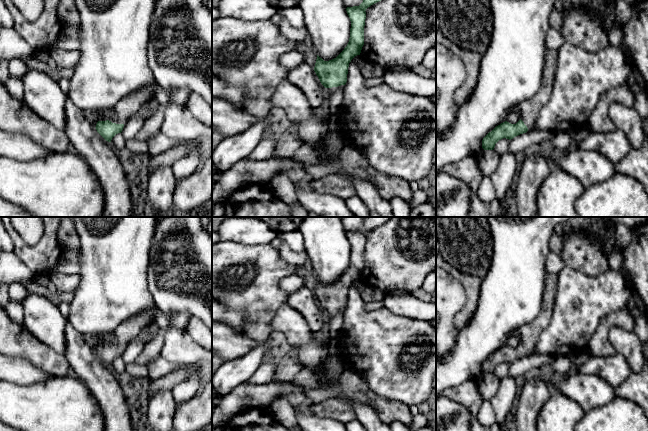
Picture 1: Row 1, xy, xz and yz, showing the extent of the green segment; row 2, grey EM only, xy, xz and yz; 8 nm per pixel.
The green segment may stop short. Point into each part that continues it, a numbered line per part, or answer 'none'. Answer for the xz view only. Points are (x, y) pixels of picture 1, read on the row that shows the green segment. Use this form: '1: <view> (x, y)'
1: xz (329, 91)

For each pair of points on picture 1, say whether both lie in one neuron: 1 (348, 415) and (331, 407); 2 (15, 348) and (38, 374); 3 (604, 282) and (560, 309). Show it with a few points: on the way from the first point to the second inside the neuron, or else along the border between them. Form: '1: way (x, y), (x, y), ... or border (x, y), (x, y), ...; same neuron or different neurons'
1: way (344, 413), (335, 408); same neuron
2: border (10, 355), (23, 357), (45, 372); different neurons
3: way (593, 293), (575, 309), (571, 309); same neuron

